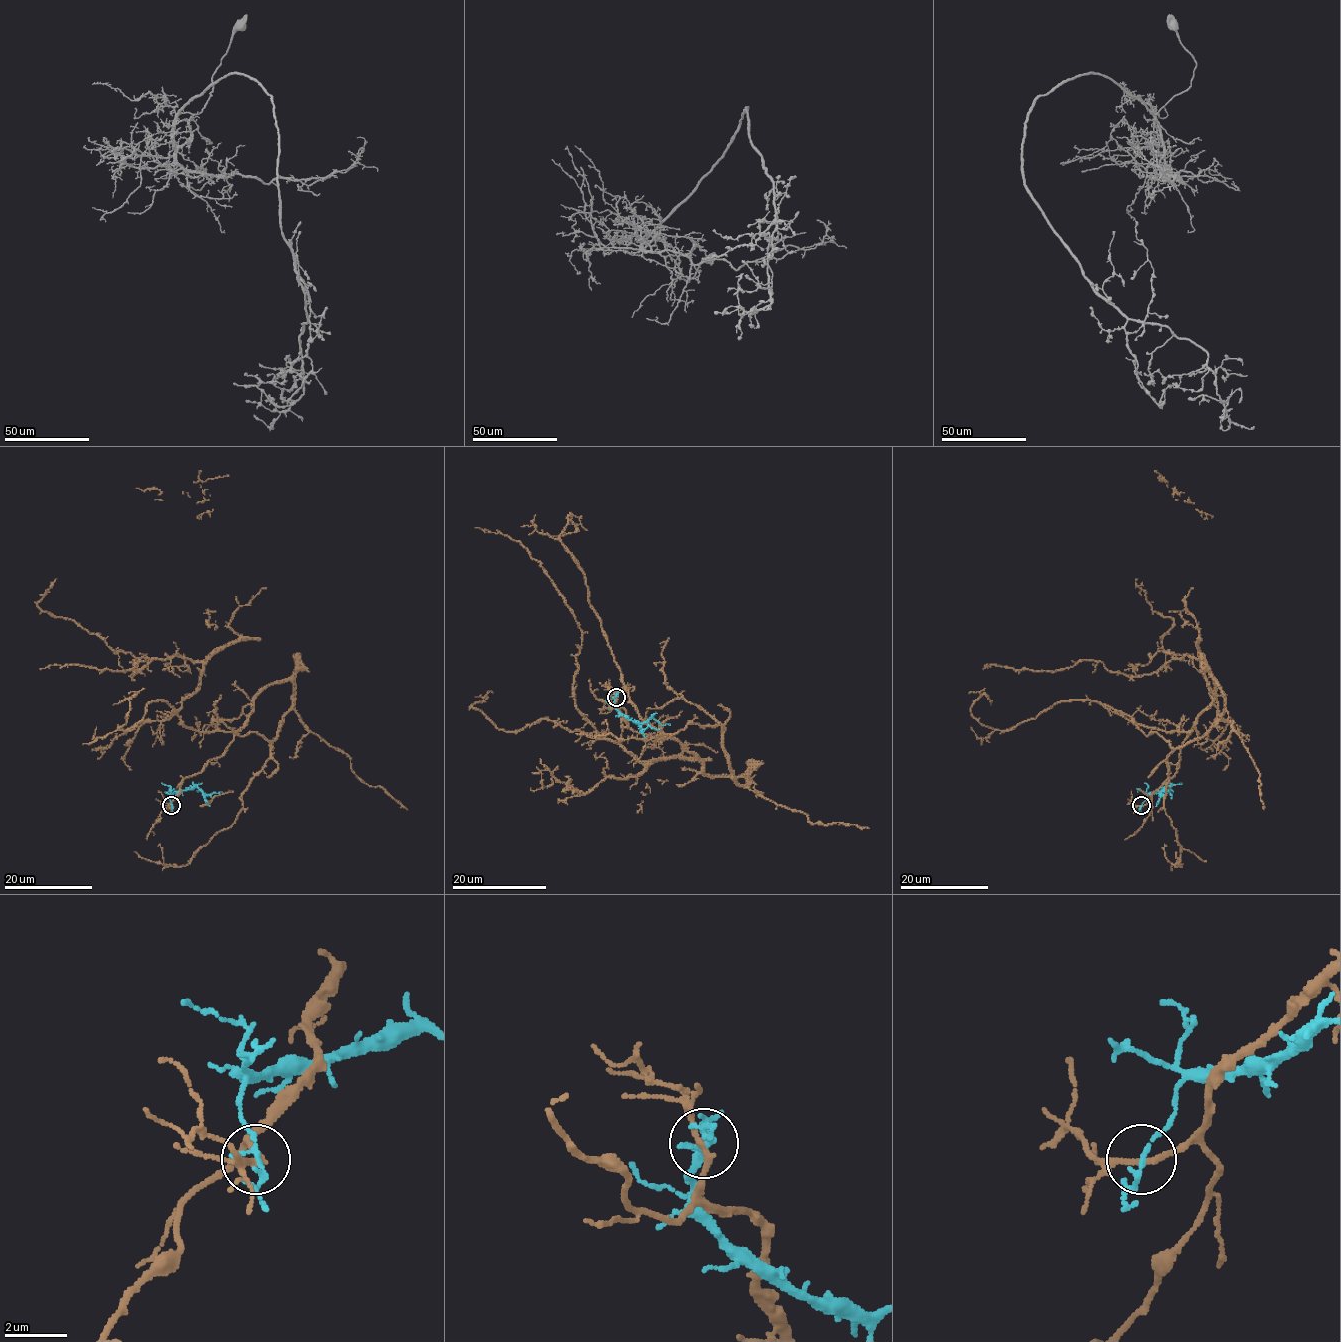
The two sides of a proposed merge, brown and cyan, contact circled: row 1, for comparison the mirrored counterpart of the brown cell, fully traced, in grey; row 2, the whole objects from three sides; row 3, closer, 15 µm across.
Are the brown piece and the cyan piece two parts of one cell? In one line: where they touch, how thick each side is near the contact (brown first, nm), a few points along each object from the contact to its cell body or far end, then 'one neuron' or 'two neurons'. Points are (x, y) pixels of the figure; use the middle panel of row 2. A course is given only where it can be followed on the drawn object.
at (616, 697); 190 nm thick on the brown side, 160 nm on the other; brown runs (616, 697), (700, 772), (646, 794), (626, 779), (649, 763), (576, 707), (573, 610), (519, 542), (475, 527); cyan runs (616, 697), (614, 706), (632, 720), (644, 723), (653, 718), (662, 725), (670, 725); one neuron

